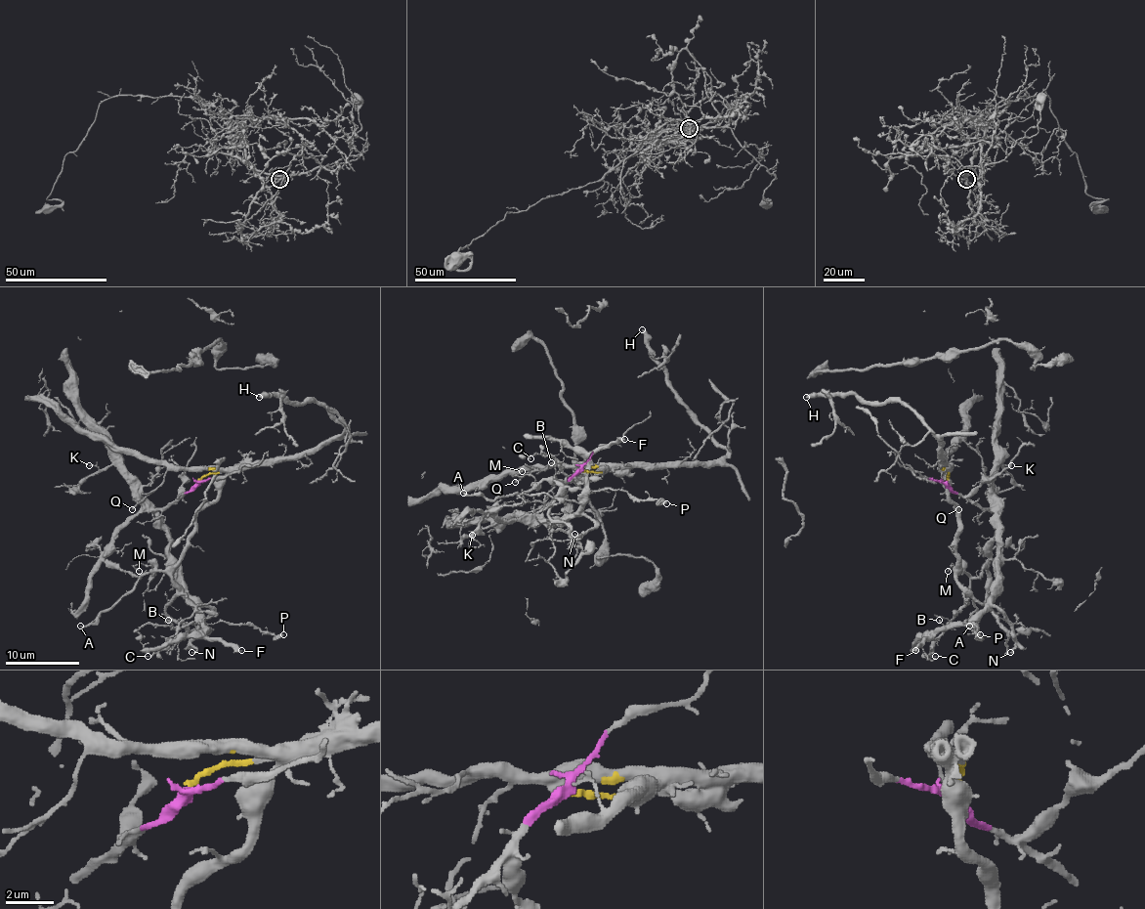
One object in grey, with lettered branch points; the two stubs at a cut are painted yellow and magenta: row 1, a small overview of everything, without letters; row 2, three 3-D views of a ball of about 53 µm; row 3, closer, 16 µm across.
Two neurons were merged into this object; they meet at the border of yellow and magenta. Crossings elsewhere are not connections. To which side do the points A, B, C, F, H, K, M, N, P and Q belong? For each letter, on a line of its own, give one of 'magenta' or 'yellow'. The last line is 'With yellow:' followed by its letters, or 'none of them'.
A: yellow
B: yellow
C: yellow
F: magenta
H: yellow
K: magenta
M: yellow
N: magenta
P: magenta
Q: yellow
With yellow: A, B, C, H, M, Q

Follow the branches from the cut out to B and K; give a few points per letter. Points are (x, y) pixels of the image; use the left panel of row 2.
B: (199, 481), (224, 475), (220, 494), (197, 512), (195, 533), (172, 573), (194, 608), (172, 628), (168, 620)
K: (199, 481), (189, 492), (161, 508), (151, 508), (112, 464), (100, 469), (89, 466)

